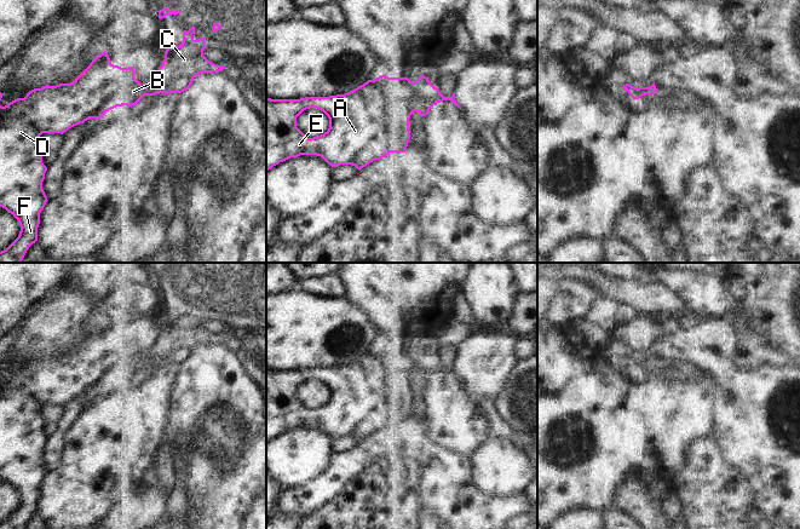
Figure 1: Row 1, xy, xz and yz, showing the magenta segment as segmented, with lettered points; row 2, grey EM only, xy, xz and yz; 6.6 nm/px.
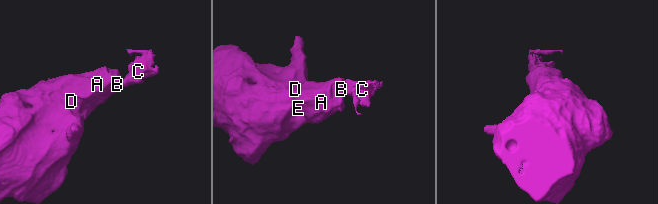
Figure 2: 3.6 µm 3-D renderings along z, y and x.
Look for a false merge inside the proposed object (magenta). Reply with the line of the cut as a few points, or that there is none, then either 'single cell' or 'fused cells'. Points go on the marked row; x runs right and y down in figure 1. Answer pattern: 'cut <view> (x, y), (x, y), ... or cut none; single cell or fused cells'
cut xz (412, 82), (415, 110); fused cells

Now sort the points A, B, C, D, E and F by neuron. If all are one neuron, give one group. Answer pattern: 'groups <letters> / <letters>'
groups A B D E F / C

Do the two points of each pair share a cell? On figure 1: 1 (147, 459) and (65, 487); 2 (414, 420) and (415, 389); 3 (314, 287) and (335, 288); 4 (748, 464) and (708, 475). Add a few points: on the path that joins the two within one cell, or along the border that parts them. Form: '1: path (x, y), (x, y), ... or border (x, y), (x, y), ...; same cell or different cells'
1: path (126, 459), (107, 459), (86, 479); same cell
2: path (415, 413), (415, 396); same cell
3: path (318, 287), (331, 287); same cell
4: border (717, 443), (723, 461), (736, 472), (748, 492); different cells

